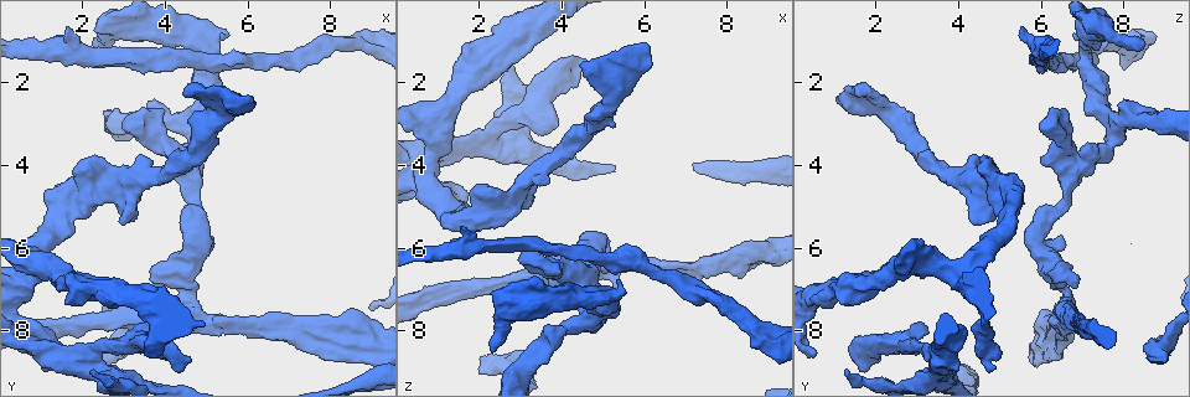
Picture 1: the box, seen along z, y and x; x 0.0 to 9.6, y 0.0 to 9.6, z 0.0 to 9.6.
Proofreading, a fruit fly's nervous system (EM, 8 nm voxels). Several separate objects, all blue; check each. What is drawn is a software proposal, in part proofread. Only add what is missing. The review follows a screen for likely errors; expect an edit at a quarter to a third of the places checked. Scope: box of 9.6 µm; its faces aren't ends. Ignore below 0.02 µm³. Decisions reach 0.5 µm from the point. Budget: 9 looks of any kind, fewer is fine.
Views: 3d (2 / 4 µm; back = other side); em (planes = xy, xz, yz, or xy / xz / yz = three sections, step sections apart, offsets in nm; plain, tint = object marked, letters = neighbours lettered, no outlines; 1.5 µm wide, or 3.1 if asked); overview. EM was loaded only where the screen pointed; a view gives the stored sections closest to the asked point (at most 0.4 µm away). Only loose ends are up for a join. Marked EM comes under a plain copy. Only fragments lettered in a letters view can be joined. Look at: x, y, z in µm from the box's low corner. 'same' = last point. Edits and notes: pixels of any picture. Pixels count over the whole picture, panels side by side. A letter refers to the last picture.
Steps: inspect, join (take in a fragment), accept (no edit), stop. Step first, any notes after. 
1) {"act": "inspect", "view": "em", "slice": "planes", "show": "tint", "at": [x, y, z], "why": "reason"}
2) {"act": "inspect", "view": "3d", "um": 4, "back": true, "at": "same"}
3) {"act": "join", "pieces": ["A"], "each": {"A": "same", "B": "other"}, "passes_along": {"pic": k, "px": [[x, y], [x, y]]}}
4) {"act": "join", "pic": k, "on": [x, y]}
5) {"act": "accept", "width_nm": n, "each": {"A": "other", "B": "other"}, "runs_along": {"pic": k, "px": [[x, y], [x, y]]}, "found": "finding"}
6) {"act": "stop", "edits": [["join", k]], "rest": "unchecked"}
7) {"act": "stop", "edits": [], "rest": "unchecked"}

{"act": "inspect", "view": "em", "slice": "planes", "show": "letters", "at": [7.50, 8.55, 6.40], "why": "free end"}

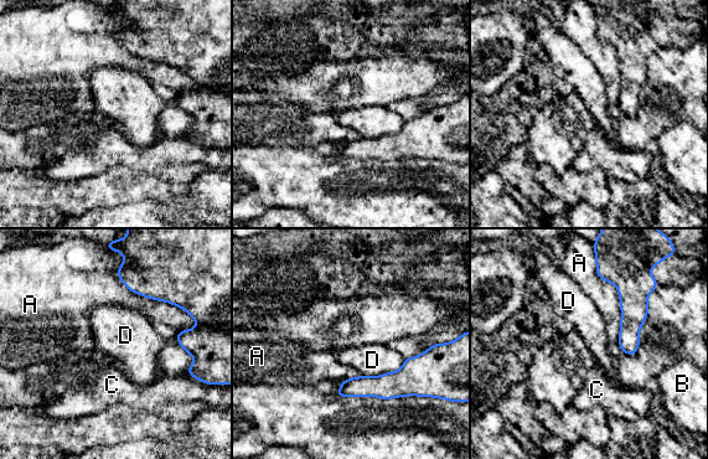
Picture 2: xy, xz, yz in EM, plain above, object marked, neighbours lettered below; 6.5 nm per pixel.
{"act": "accept", "each": {"A": "other", "B": "other", "C": "other", "D": "other"}, "border": {"pic": 2, "px": [[595, 273], [618, 290], [621, 350]]}, "found": "none of them fits"}

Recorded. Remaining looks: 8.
{"act": "inspect", "view": "em", "slice": "yz", "step": 8, "show": "tint", "at": [3.95, 2.65, 6.60], "why": "thick end"}

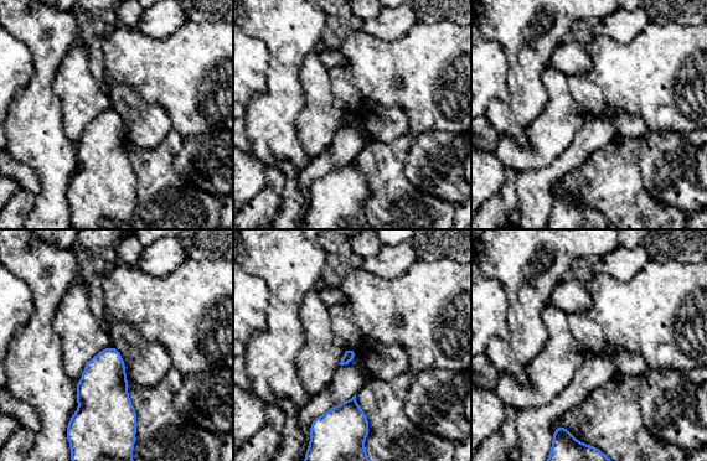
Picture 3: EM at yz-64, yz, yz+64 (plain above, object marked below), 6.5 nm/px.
{"act": "inspect", "view": "em", "slice": "yz", "step": 8, "show": "letters", "at": "same", "why": "see the neighbours"}

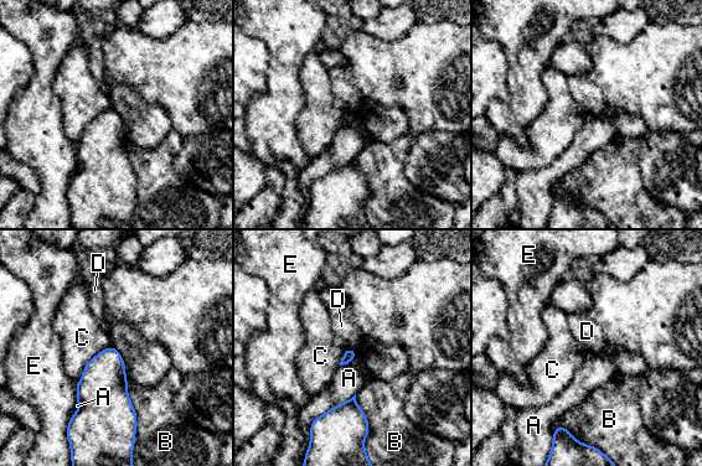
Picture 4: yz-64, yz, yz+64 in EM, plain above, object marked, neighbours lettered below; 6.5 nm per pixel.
{"act": "accept", "longest_contact_nm": ["C", 360], "each": {"A": "other", "B": "other", "C": "other", "D": "other", "E": "other"}, "border": {"pic": 4, "px": [[347, 347], [355, 351]]}, "found": "none of them fits"}

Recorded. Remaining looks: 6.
{"act": "inspect", "view": "3d", "um": 4, "at": [5.35, 0.80, 6.75], "why": "free end"}

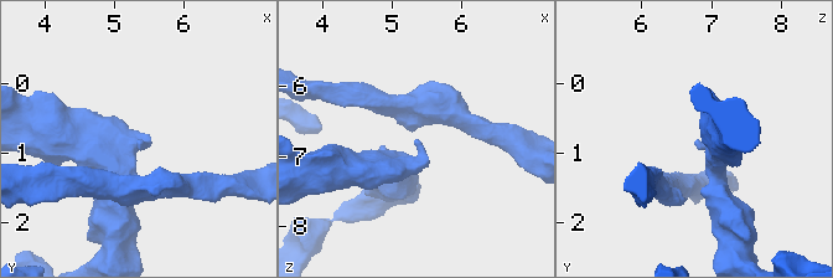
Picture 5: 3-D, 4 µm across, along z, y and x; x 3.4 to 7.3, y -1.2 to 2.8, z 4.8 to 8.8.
{"act": "inspect", "view": "em", "slice": "planes", "show": "letters", "at": [5.35, 0.85, 6.75], "why": "need the tissue"}

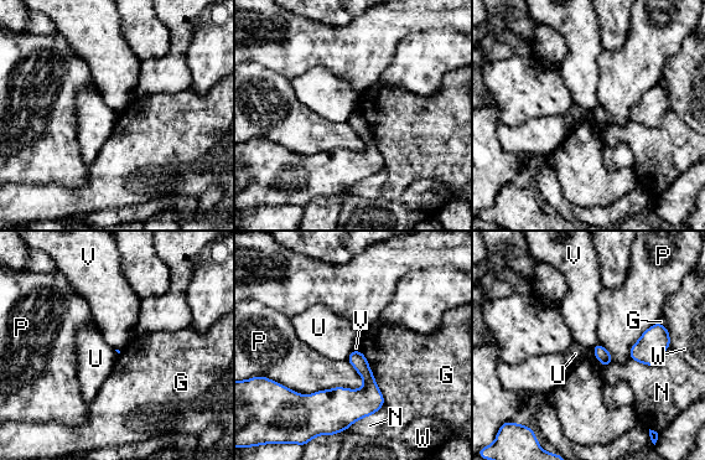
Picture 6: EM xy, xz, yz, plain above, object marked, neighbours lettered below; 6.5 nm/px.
{"act": "accept", "each": {"G": "other", "N": "other", "P": "other", "U": "other", "V": "other", "W": "other"}, "border": {"pic": 6, "px": [[597, 342], [592, 349]]}, "found": "no lettered fragment goes on from it"}

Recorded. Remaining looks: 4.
{"act": "inspect", "view": "em", "slice": "yz", "step": 4, "show": "tint", "at": [2.35, 1.05, 8.50], "why": "branch stops here"}

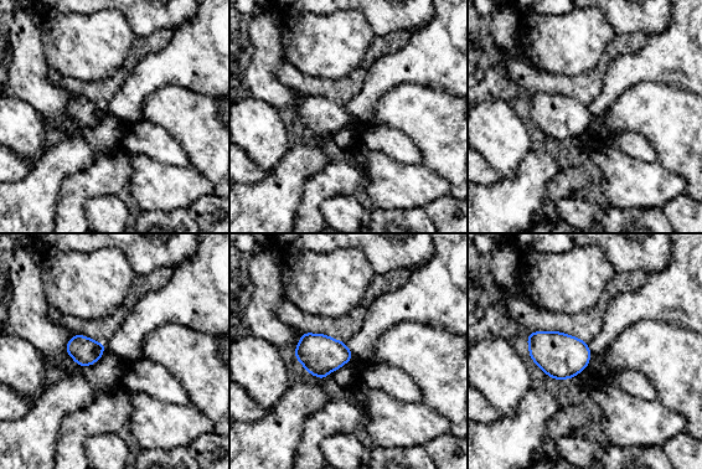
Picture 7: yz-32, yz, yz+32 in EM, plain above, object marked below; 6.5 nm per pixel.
{"act": "inspect", "view": "em", "slice": "xz", "step": 4, "show": "letters", "at": "same"}

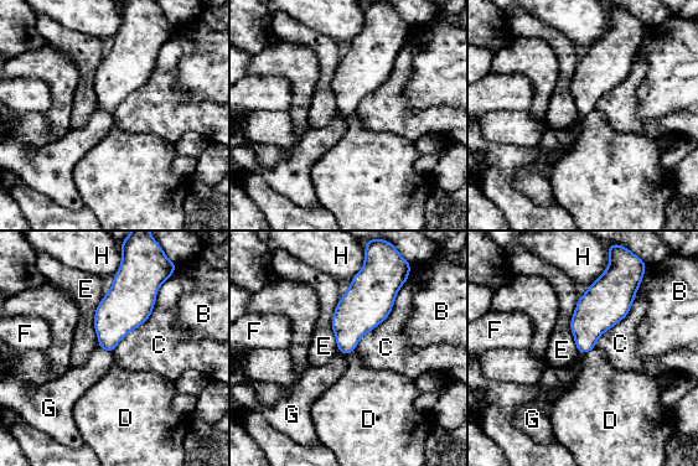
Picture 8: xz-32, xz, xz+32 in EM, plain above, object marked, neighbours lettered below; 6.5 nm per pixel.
{"act": "accept", "each": {"B": "other", "C": "other", "D": "other", "E": "other", "F": "other", "G": "other", "H": "other"}, "found": "no lettered fragment goes on from it"}

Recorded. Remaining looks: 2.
{"act": "stop", "edits": [], "rest": "unchecked"}

